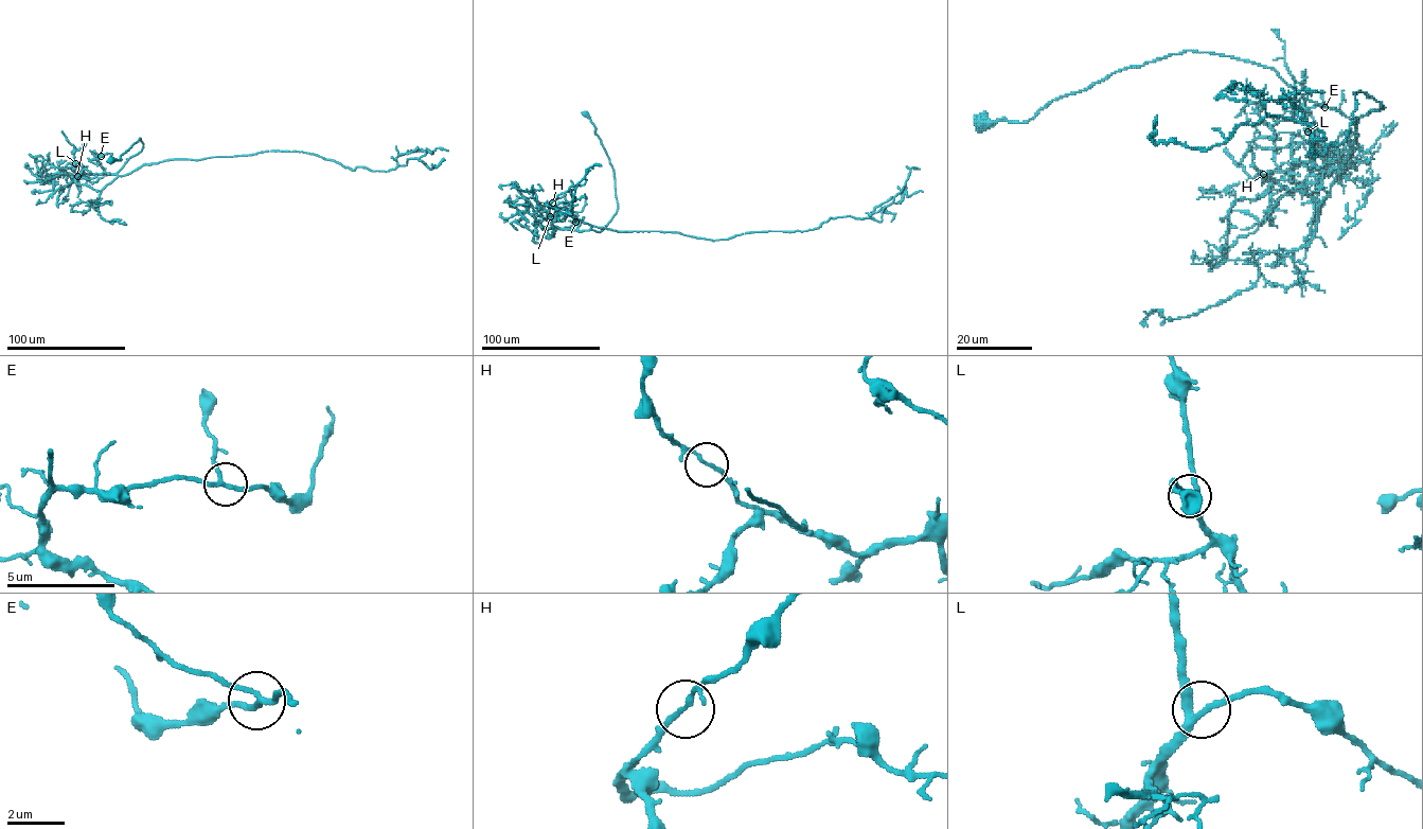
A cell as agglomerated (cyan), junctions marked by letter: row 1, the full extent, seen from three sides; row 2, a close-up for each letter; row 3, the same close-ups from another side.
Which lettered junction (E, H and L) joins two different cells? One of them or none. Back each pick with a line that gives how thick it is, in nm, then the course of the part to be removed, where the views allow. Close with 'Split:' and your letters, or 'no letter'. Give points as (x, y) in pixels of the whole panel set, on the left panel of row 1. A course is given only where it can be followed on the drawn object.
Split: no letter

